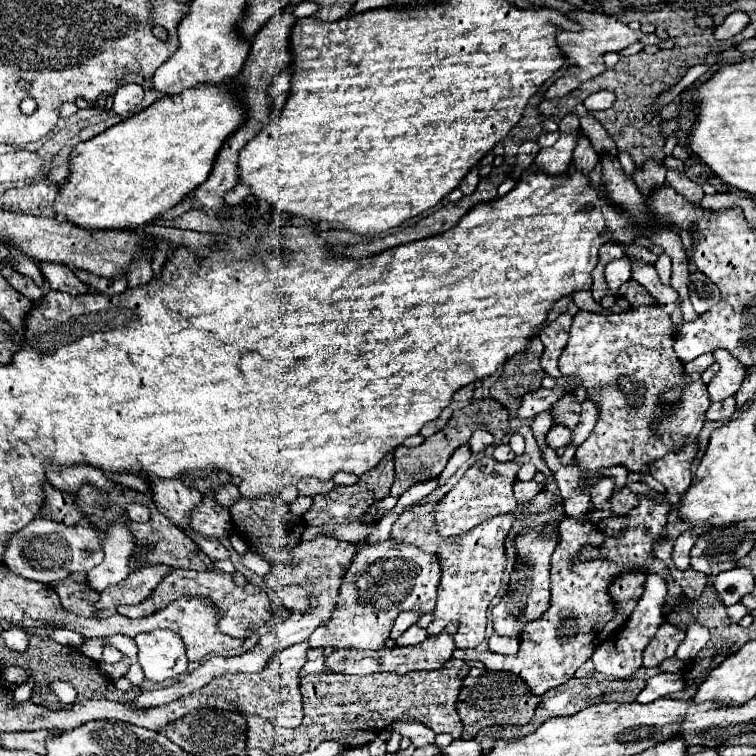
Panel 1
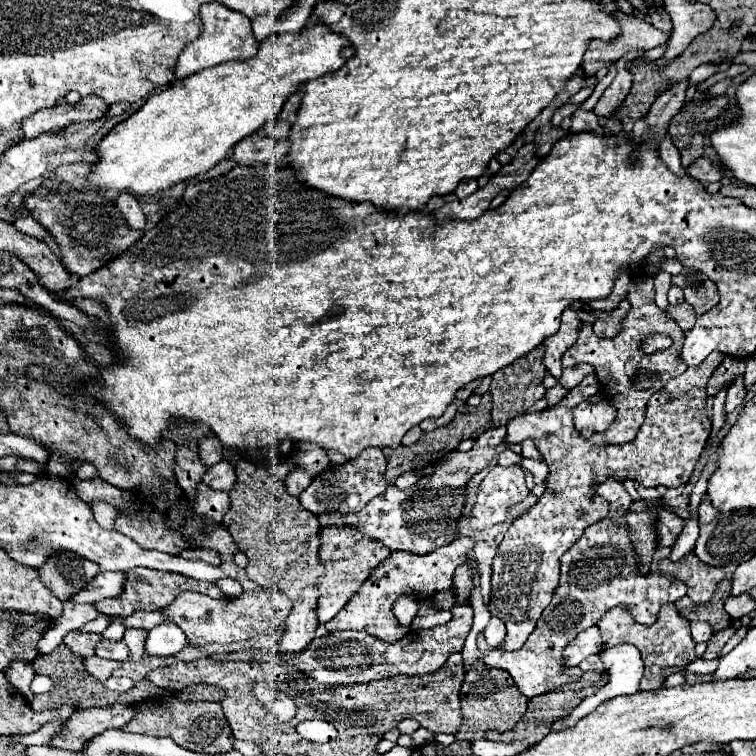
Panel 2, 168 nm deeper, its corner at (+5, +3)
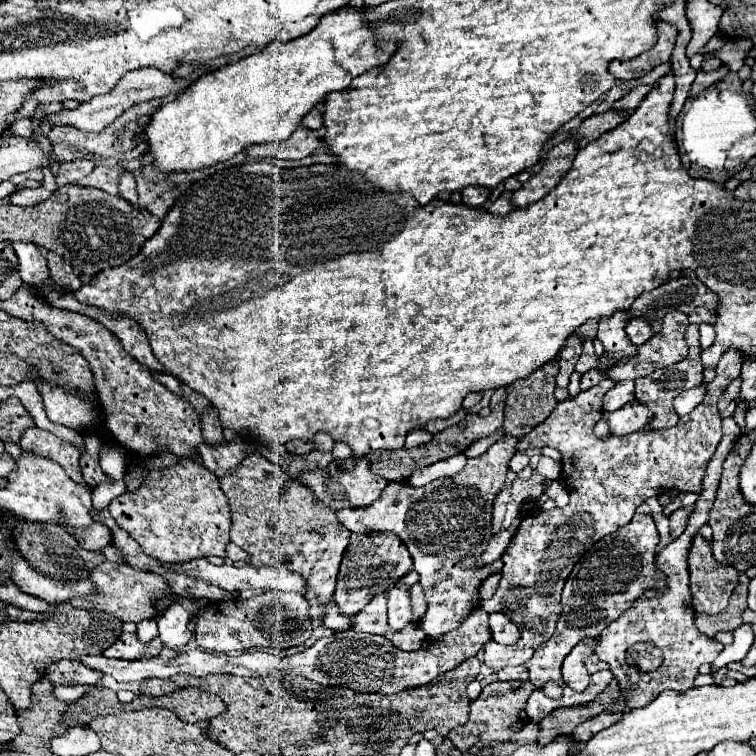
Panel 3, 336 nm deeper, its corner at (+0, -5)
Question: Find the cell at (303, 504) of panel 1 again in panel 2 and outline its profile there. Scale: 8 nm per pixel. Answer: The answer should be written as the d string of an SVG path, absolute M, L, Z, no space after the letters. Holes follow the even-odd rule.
M294 468L292 470L292 474L286 478L286 490L288 490L288 494L292 494L292 496L300 496L304 490L306 490L306 486L312 482L312 478L310 476L306 476L306 472L302 472L300 468Z

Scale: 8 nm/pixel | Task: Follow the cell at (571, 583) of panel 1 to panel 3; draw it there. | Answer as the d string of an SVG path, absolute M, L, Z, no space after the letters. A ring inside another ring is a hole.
M635 514L635 518L619 528L615 534L601 538L597 544L593 544L593 548L575 564L569 580L565 582L563 588L563 614L557 622L557 630L553 634L551 640L547 640L545 644L541 644L533 658L525 664L529 668L529 676L531 676L531 684L535 686L535 694L529 696L527 700L527 716L531 718L531 722L539 722L543 720L549 712L553 712L555 708L565 708L565 706L583 706L589 704L597 698L597 694L601 694L609 682L613 680L613 674L609 669L598 671L591 676L591 681L585 692L573 692L561 678L561 662L563 658L569 654L569 650L573 650L573 646L583 640L585 636L595 636L599 634L607 624L611 624L613 620L617 620L645 590L649 588L665 588L663 576L657 572L655 566L655 548L659 544L659 532L655 528L655 522L651 518L651 514ZM549 680L557 682L563 688L563 698L561 700L551 700L547 698L541 688L543 684L547 684Z

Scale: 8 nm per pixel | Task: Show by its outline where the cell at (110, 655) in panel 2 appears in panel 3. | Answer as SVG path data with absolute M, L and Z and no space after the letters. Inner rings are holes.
M123 634L113 646L105 650L105 656L109 658L121 658L121 660L139 660L139 658L149 658L149 656L159 656L163 650L161 638L151 640L151 644L141 644L137 640L137 634Z

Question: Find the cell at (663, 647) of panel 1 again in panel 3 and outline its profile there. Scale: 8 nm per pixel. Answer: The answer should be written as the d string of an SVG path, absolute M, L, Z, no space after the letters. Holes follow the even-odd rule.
M723 418L723 438L717 446L715 456L711 458L711 462L707 466L705 484L703 484L703 490L701 490L699 500L695 504L695 510L689 518L687 530L657 554L655 564L667 578L665 592L645 592L645 596L639 596L639 600L635 600L629 610L625 610L617 620L613 620L599 636L595 636L595 640L597 640L595 654L609 664L611 672L615 674L615 680L619 682L621 692L625 692L625 700L629 700L629 704L627 704L629 710L647 706L661 690L689 690L689 688L693 688L695 676L699 674L697 672L699 666L711 664L717 658L717 654L725 648L721 642L705 638L695 626L695 610L693 610L693 600L691 600L691 592L689 592L687 556L689 556L689 544L693 542L693 536L697 536L701 526L705 526L709 520L709 510L713 508L713 500L717 496L717 484L721 480L725 456L729 456L739 434L741 434L741 428L735 424L735 420ZM635 642L653 642L655 646L659 646L663 652L661 668L657 668L655 672L649 672L649 674L637 672L635 668L631 668L625 662L625 652Z

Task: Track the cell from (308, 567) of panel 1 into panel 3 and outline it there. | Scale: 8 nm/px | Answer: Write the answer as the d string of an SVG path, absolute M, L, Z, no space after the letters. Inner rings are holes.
M391 532L351 534L351 546L345 550L333 598L345 616L355 616L371 602L373 596L385 592L389 586L393 586L401 576L409 574L411 570L413 560L399 536Z

